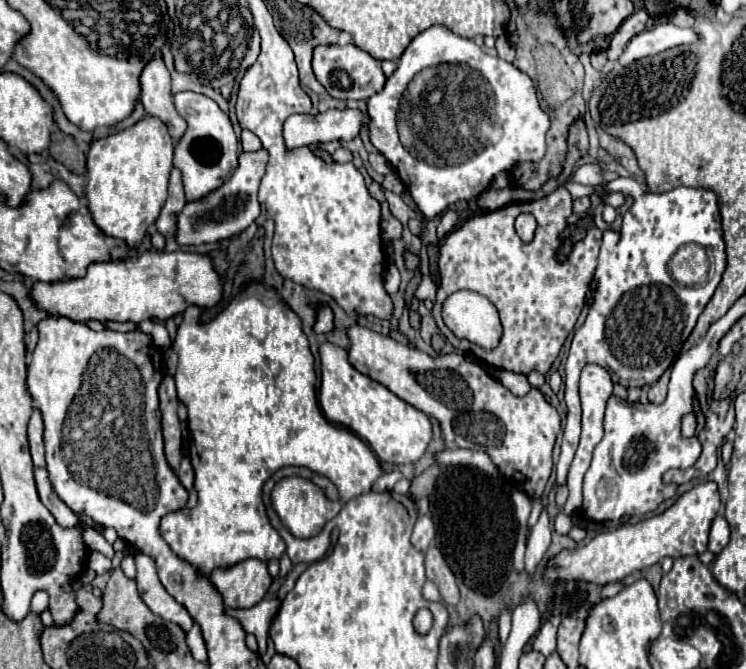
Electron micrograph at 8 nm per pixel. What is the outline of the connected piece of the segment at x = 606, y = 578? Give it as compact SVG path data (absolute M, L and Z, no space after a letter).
M707 480L693 486L689 492L683 492L673 506L669 506L663 514L655 514L637 524L621 526L613 532L597 534L589 544L577 546L573 550L563 550L547 568L547 578L575 578L587 580L593 584L611 584L623 580L635 570L645 570L657 564L661 558L671 556L699 556L707 550L707 536L711 528L711 520L717 516L721 506L721 496L717 484Z

